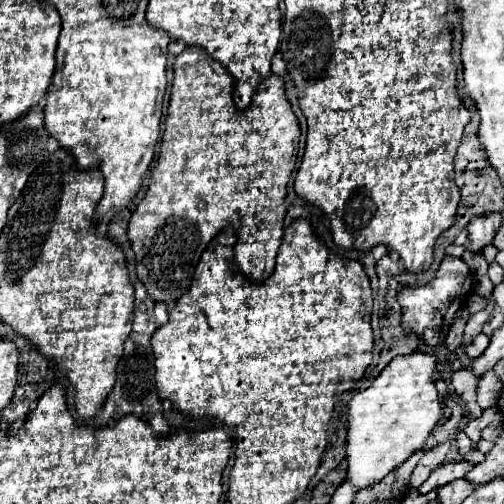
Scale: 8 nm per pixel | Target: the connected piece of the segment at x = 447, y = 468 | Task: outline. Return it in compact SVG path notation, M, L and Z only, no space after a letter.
M467 461L446 464L433 471L429 476L429 479L418 487L417 491L420 494L425 495L436 487L447 484L455 479L465 477L473 467L474 465L467 465Z

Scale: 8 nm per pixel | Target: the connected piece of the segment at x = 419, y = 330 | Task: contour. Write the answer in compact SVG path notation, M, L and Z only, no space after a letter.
M445 257L431 283L423 285L423 287L405 285L399 291L397 301L401 305L401 327L407 333L415 335L423 345L441 347L445 343L449 327L453 325L455 313L467 303L471 289L473 289L473 275L471 275L467 263L457 257Z

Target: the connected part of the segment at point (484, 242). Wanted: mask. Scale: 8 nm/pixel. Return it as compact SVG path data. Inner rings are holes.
M487 213L487 215L475 217L471 221L471 225L467 227L467 233L469 233L467 249L473 253L483 251L483 247L493 243L499 227L501 227L501 215L499 213Z

